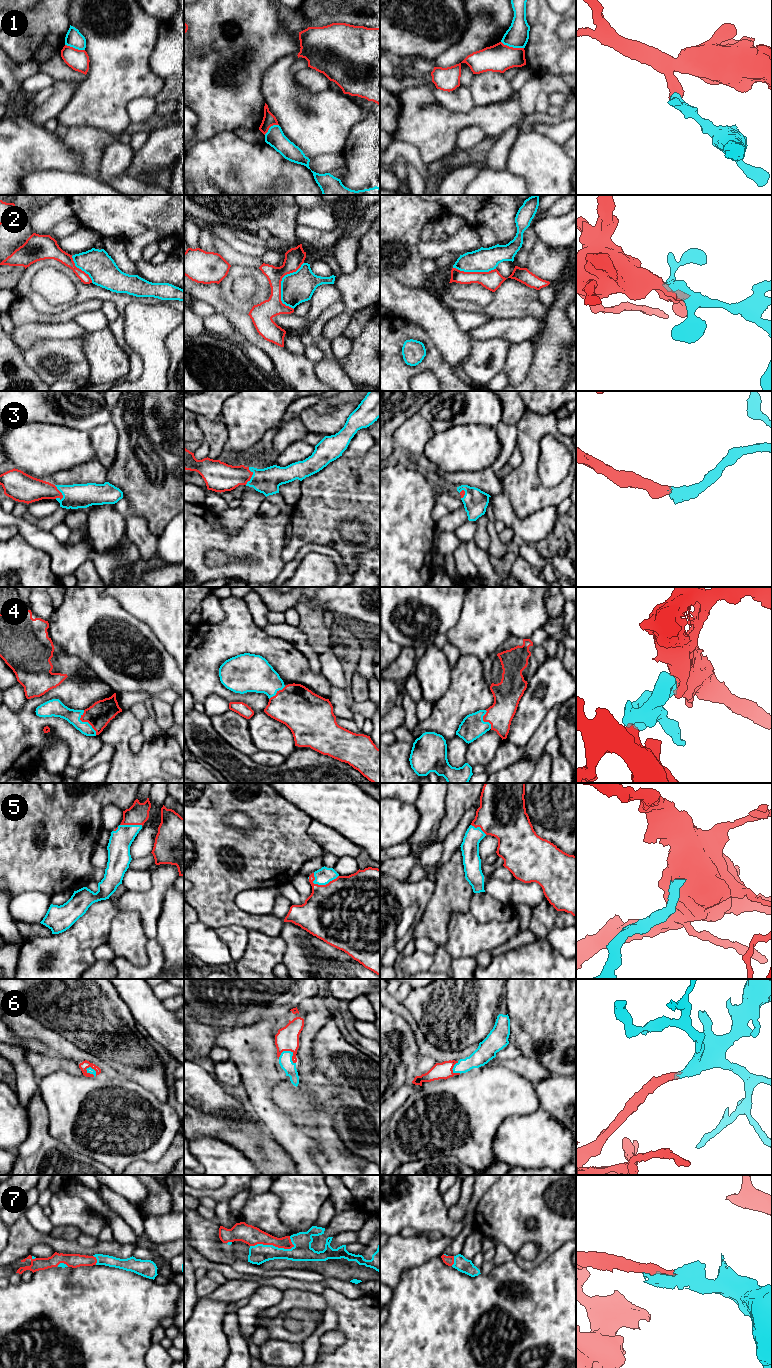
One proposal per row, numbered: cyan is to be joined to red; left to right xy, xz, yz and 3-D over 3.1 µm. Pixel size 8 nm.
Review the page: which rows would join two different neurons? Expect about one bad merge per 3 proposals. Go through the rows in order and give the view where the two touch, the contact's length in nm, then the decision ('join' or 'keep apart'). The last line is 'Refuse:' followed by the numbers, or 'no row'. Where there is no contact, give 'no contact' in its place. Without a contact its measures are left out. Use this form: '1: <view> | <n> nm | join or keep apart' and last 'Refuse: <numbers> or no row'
1: yz | 190 nm | keep apart
2: xz | 400 nm | keep apart
3: xy | 140 nm | join
4: xy | 220 nm | join
5: xz | 220 nm | join
6: xz | 150 nm | join
7: xz | 360 nm | join
Refuse: 1, 2

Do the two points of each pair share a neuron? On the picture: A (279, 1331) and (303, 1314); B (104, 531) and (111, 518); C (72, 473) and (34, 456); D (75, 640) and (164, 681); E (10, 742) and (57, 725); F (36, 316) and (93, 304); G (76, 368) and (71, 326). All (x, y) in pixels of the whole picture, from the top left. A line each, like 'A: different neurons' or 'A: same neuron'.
A: same neuron
B: same neuron
C: different neurons
D: same neuron
E: same neuron
F: same neuron
G: different neurons

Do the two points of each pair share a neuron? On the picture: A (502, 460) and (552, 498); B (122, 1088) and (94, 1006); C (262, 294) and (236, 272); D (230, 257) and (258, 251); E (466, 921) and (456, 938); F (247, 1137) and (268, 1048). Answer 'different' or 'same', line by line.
A: different
B: different
C: same
D: different
E: same
F: different

